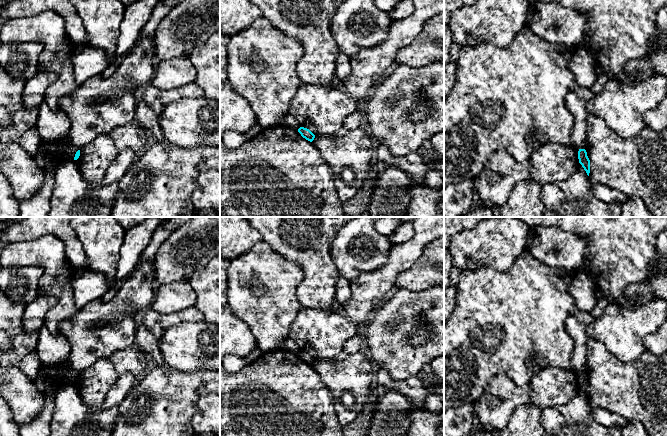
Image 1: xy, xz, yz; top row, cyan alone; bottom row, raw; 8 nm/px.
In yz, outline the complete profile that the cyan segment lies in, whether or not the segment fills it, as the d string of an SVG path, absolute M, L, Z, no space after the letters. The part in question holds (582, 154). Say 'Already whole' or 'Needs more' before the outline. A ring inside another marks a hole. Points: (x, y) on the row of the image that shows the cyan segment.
Already whole. M579 149L578 159L579 159L579 163L582 165L582 167L586 171L587 175L589 176L589 173L590 173L590 160L587 156L587 152L586 152L585 149Z

